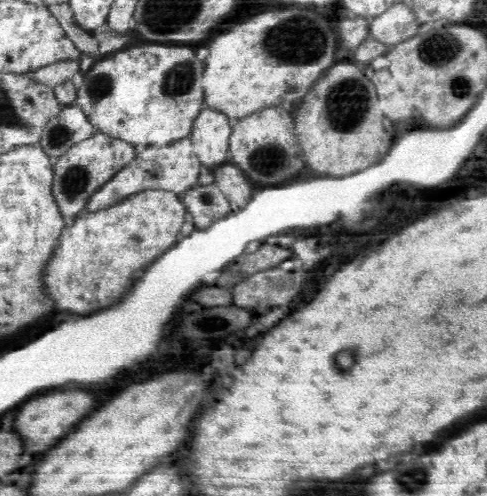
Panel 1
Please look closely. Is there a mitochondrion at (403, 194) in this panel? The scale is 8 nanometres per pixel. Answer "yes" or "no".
no

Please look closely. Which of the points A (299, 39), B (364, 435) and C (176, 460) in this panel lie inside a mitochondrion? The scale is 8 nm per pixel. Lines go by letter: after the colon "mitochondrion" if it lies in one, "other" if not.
A: mitochondrion
B: other
C: other

